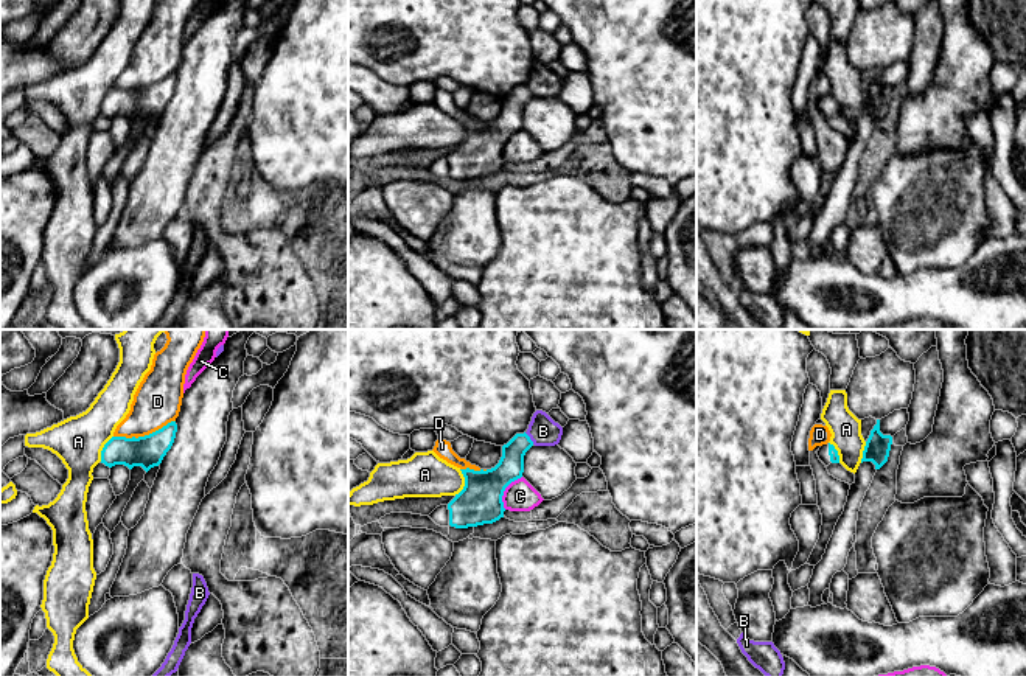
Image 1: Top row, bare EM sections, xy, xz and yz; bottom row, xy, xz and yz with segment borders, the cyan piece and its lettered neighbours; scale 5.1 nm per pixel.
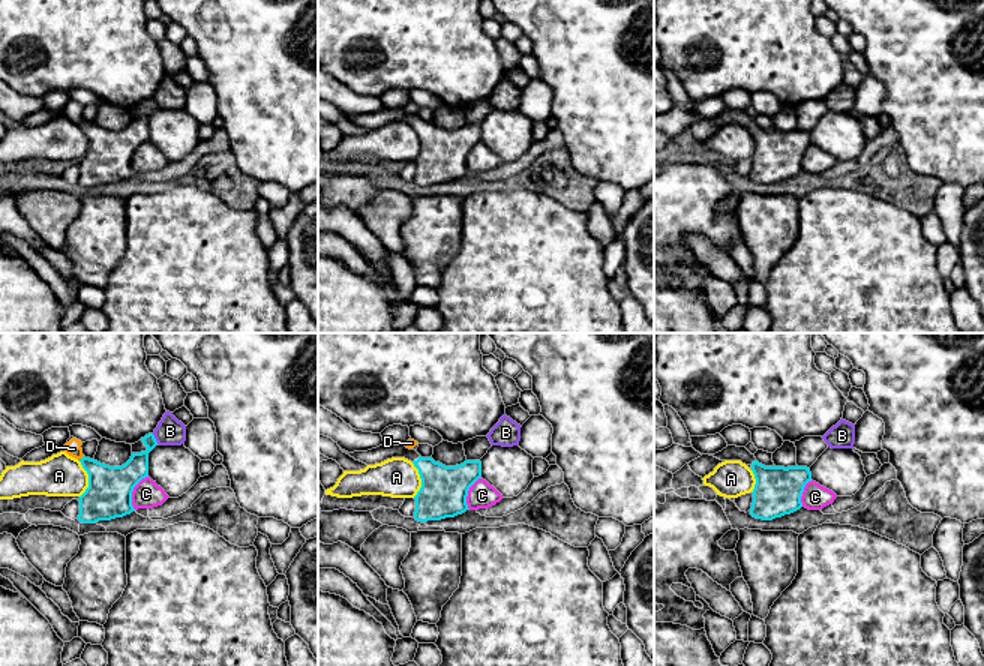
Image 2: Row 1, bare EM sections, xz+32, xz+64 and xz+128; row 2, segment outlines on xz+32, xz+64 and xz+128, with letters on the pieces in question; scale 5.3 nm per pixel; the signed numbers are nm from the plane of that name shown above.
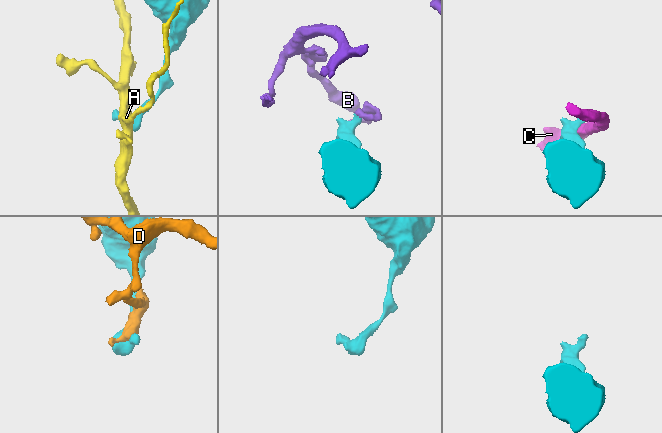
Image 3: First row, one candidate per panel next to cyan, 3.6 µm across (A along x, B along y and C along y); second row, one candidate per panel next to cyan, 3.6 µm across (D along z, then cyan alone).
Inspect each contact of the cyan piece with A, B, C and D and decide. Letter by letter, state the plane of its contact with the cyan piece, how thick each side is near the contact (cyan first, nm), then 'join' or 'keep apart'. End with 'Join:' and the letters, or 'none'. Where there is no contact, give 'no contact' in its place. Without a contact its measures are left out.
A: xz | 220/240 nm | join
B: xz | 140/160 nm | keep apart
C: xz | 220/160 nm | keep apart
D: xy | 170/240 nm | keep apart
Join: A

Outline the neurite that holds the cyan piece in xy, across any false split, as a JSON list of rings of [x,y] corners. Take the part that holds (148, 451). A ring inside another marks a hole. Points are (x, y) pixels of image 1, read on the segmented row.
[[[176,421],[145,437],[112,437],[101,451],[101,463],[112,468],[124,465],[129,469],[141,466],[146,472],[159,466],[171,449],[177,432]]]

